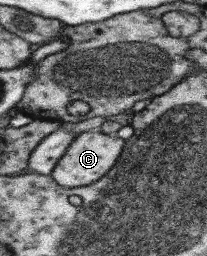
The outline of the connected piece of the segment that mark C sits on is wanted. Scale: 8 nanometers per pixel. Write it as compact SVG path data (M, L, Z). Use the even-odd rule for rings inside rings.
M86 132L80 134L74 140L66 152L66 156L60 160L56 166L53 177L66 188L78 188L80 186L90 186L94 182L105 178L106 174L114 168L116 161L122 156L122 150L126 149L126 140L118 136L108 136L100 132Z

